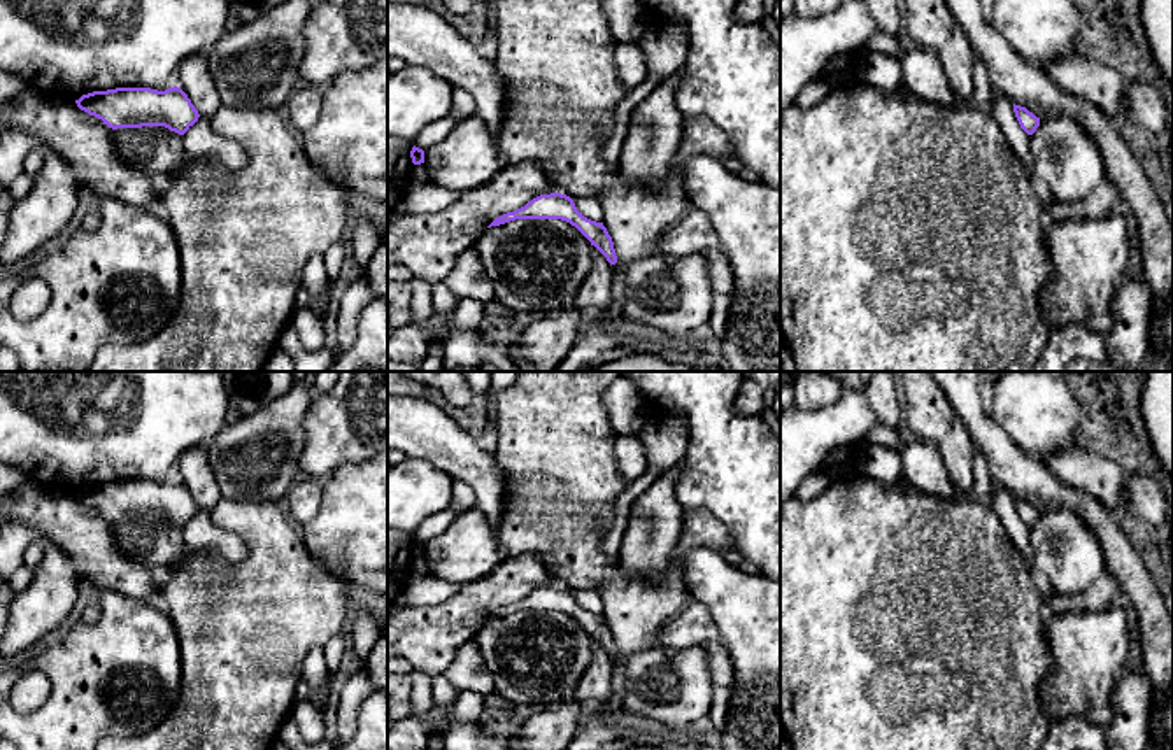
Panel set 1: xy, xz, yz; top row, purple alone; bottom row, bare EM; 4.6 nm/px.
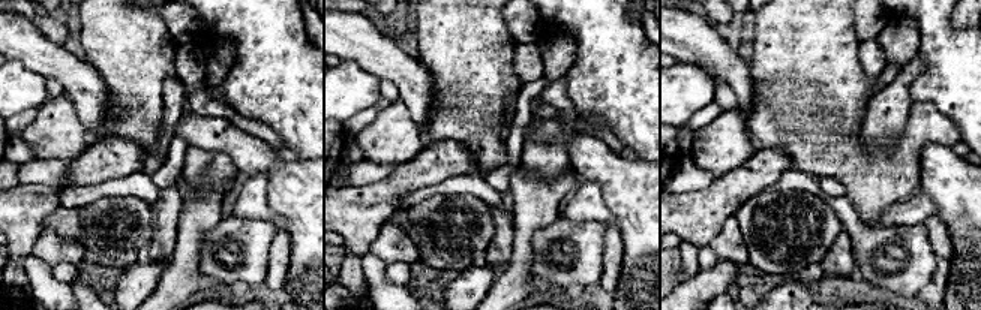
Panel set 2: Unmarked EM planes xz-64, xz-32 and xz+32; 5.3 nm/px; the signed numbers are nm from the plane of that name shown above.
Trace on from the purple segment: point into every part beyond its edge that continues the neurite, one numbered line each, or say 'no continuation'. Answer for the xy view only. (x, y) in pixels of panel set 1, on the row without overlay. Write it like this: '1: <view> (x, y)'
no continuation

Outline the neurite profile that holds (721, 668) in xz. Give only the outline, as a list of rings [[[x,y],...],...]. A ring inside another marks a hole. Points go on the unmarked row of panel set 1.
[[[719,641],[705,643],[703,647],[708,654],[712,682],[712,706],[708,717],[715,727],[722,729],[735,685],[733,662],[728,650]]]

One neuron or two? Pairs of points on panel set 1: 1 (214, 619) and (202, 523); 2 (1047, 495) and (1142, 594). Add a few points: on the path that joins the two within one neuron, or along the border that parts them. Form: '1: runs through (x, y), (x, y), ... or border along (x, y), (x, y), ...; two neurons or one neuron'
1: border along (248, 549), (239, 561), (214, 551), (188, 551); two neurons
2: runs through (1079, 502), (1109, 531), (1123, 563); one neuron

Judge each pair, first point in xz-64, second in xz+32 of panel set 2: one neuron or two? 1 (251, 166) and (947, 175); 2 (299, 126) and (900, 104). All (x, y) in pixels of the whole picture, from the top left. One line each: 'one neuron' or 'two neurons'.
1: one neuron
2: two neurons

